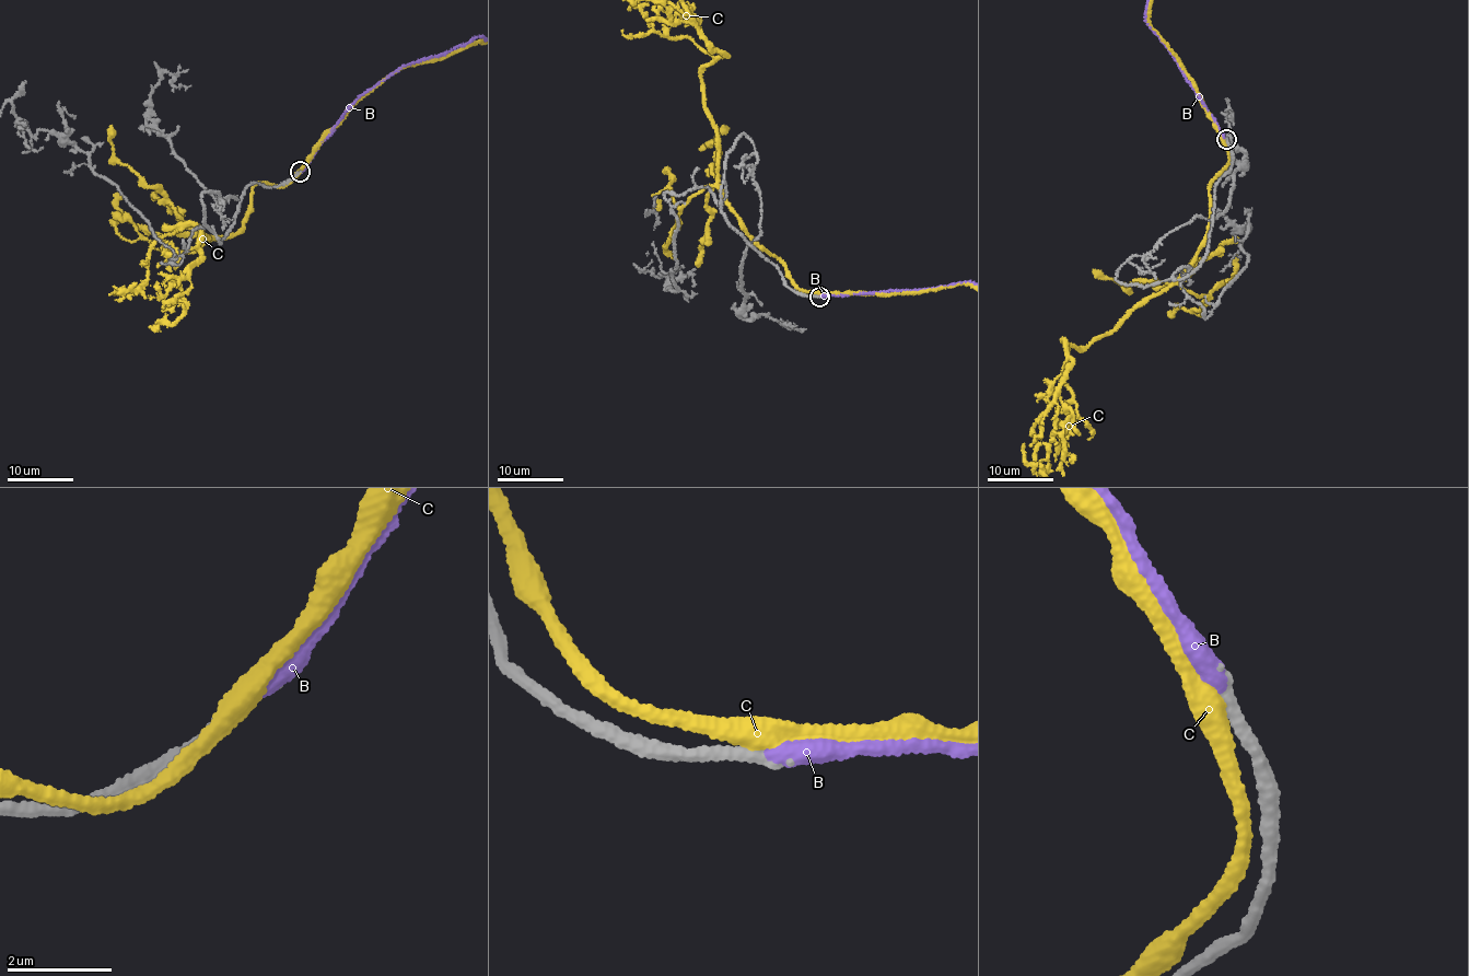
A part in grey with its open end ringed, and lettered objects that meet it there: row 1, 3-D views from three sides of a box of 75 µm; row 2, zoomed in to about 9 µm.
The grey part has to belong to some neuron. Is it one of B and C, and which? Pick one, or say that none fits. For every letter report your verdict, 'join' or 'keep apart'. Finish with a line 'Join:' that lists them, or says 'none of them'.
B: join
C: keep apart
Join: B

